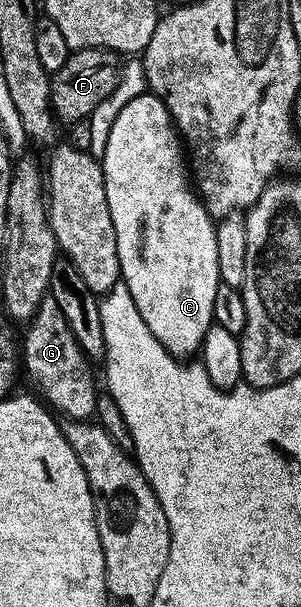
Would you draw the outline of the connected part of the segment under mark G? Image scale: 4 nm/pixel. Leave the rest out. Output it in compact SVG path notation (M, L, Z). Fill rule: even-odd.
M51 295L41 303L35 313L34 321L30 322L27 333L27 361L25 357L25 373L35 380L40 389L42 400L56 414L71 417L72 422L87 423L97 413L97 392L95 393L95 373L92 362L88 360L79 346L65 312Z

